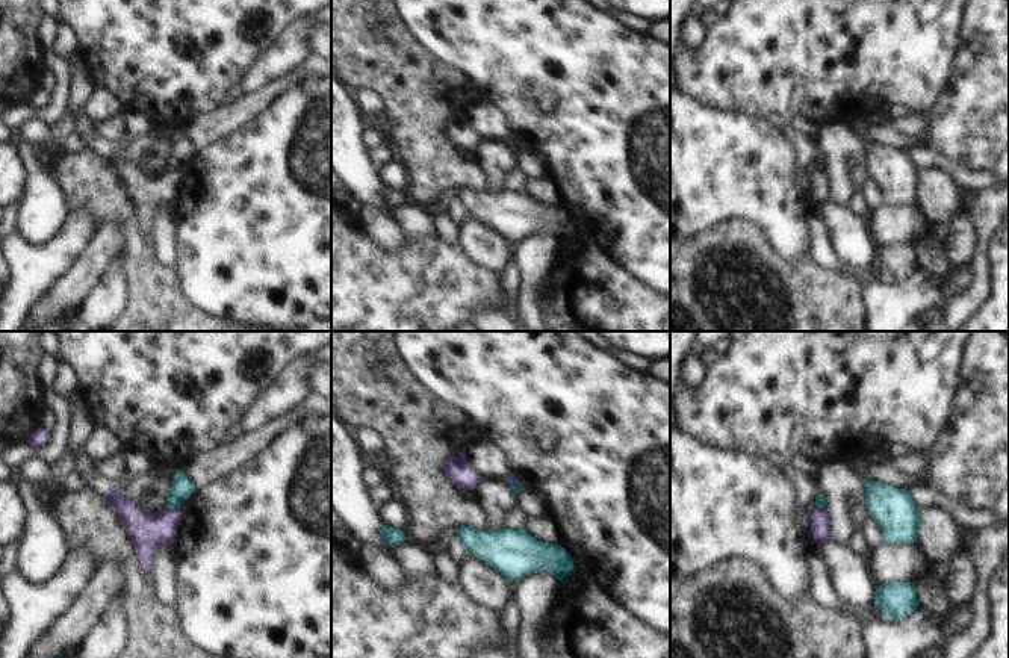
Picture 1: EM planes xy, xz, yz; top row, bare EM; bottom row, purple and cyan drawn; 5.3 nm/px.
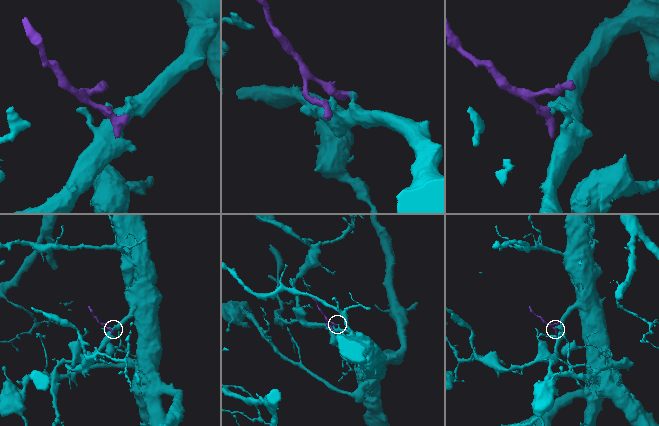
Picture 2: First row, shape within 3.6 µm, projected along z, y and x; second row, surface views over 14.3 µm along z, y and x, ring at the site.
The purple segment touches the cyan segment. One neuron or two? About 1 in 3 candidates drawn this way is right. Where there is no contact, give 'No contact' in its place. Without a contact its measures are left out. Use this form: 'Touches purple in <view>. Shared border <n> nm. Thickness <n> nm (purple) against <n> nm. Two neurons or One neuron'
Touches purple in xy. Shared border 70 nm. Thickness 180 nm (purple) against 110 nm. Two neurons

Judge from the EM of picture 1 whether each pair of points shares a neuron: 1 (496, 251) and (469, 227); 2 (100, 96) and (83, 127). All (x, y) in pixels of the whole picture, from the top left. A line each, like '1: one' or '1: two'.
1: one
2: two

